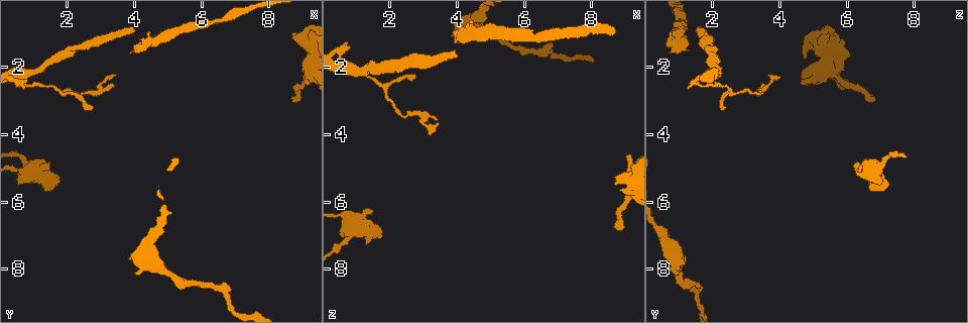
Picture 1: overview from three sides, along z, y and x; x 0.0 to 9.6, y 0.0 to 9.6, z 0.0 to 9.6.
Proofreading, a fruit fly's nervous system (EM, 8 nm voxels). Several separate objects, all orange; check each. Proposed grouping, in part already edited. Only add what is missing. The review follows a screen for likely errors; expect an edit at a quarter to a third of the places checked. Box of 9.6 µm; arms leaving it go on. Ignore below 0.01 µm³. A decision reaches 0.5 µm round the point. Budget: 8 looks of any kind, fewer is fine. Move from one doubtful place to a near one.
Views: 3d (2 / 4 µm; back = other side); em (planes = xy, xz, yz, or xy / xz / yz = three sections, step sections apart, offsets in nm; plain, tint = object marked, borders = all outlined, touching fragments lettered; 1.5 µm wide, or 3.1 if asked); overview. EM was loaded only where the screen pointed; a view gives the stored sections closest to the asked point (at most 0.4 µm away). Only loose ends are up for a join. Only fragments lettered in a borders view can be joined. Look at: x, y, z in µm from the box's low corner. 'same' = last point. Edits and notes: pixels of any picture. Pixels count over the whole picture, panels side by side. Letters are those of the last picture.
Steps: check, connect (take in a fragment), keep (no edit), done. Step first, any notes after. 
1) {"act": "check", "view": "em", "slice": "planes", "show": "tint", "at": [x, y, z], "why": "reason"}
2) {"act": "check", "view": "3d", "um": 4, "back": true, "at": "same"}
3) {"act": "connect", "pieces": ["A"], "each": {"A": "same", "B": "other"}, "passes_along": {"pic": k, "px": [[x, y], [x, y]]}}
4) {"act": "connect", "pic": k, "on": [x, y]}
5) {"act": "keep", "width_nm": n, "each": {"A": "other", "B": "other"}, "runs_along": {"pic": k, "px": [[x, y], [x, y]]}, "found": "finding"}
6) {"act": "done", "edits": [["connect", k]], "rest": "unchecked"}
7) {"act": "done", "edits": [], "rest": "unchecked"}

{"act": "check", "view": "3d", "um": 2, "back": true, "at": [8.65, 2.90, 6.75]}

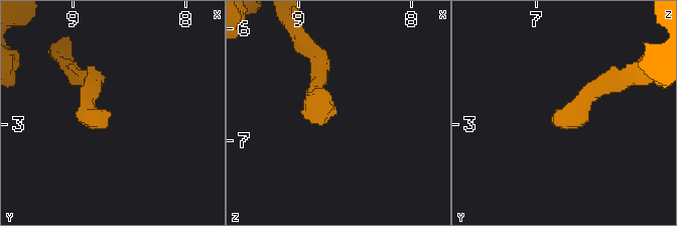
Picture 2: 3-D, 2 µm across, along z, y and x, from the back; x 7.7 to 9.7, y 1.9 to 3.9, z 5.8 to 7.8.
{"act": "check", "view": "em", "slice": "planes", "show": "borders", "at": [8.66, 2.92, 6.74]}

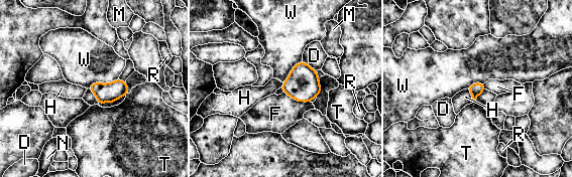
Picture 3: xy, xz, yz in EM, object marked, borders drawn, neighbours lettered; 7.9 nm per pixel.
{"act": "keep", "each": {"D": "other", "F": "other", "H": "other", "M": "other", "N": "other", "R": "other", "T": "other", "W": "other"}, "border": {"pic": 3, "px": [[466, 89], [471, 94], [473, 102]]}, "found": "none of them fits"}

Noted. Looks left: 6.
{"act": "check", "view": "em", "slice": "planes", "show": "borders", "at": [8.80, 0.95, 5.60], "why": "branch stops here"}

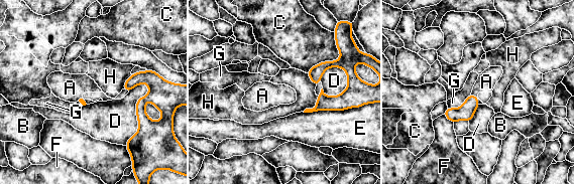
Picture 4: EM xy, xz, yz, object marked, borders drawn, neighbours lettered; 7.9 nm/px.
{"act": "connect", "pieces": ["A"], "each": {"A": "same", "B": "other", "C": "other", "D": "other", "E": "other", "F": "other", "G": "other", "H": "other"}, "found": "the neuron continues"}

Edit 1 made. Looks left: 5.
{"act": "check", "view": "3d", "um": 2, "at": [1.40, 4.90, 6.20], "why": "tapers out"}

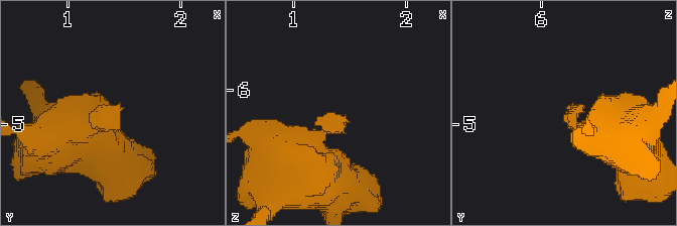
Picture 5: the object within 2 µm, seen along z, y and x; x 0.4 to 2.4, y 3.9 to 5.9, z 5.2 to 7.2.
{"act": "check", "view": "em", "slice": "planes", "show": "borders", "at": [1.48, 4.88, 6.20], "why": "need the tissue"}

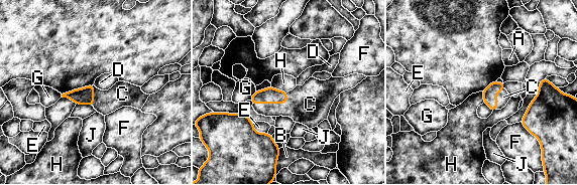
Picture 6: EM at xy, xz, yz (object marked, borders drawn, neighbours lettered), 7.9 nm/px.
{"act": "connect", "pieces": ["C"], "width_nm": 110, "each": {"A": "other", "B": "other", "C": "same", "D": "other", "E": "other", "F": "other", "G": "other", "H": "other", "J": "other"}, "passes_along": {"pic": 6, "px": [[269, 96], [274, 103], [306, 105]]}, "found": "it goes on there"}

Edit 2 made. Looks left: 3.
{"act": "done", "edits": [["connect", 4], ["connect", 6]], "rest": "unchecked"}

